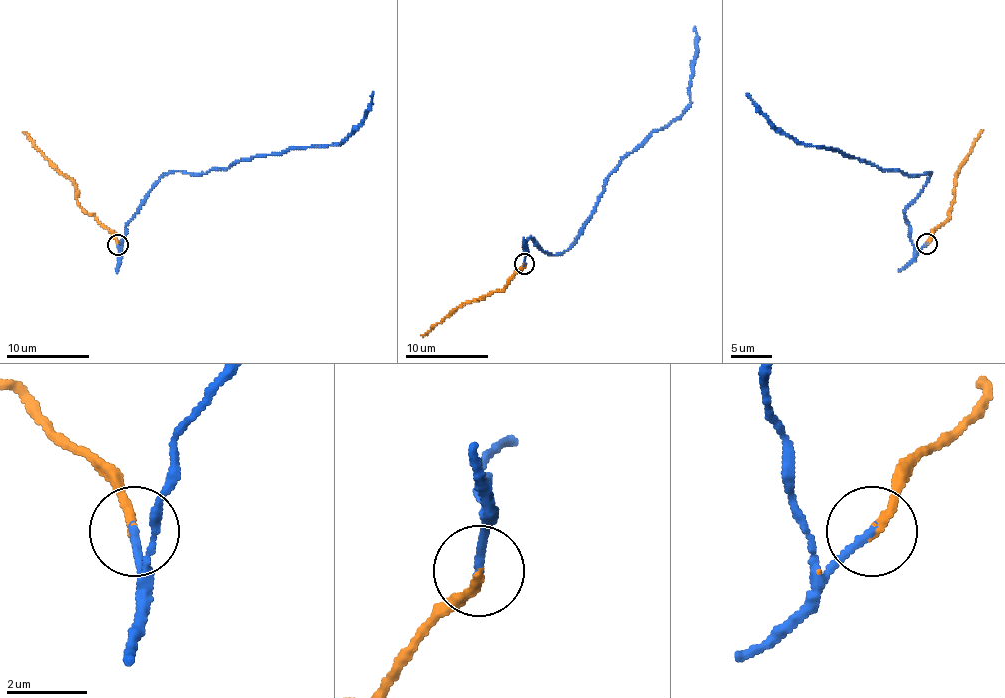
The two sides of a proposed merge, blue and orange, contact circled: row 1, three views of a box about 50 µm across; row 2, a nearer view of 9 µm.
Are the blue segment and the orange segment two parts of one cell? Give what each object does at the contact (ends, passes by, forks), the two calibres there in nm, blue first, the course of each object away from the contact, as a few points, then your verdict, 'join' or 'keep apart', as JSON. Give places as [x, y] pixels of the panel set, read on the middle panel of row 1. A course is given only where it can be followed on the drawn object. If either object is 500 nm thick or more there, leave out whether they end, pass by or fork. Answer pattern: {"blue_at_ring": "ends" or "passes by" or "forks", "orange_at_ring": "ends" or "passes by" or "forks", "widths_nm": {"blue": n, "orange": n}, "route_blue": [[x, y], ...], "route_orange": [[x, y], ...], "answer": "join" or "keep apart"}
{"blue_at_ring": "ends", "orange_at_ring": "ends", "widths_nm": {"blue": 200, "orange": 220}, "route_blue": [[524, 263], [527, 238], [551, 255], [566, 250], [606, 178], [690, 102], [694, 26]], "route_orange": [[524, 263], [522, 269], [499, 291], [492, 291], [482, 299], [466, 301], [421, 335]], "answer": "join"}

